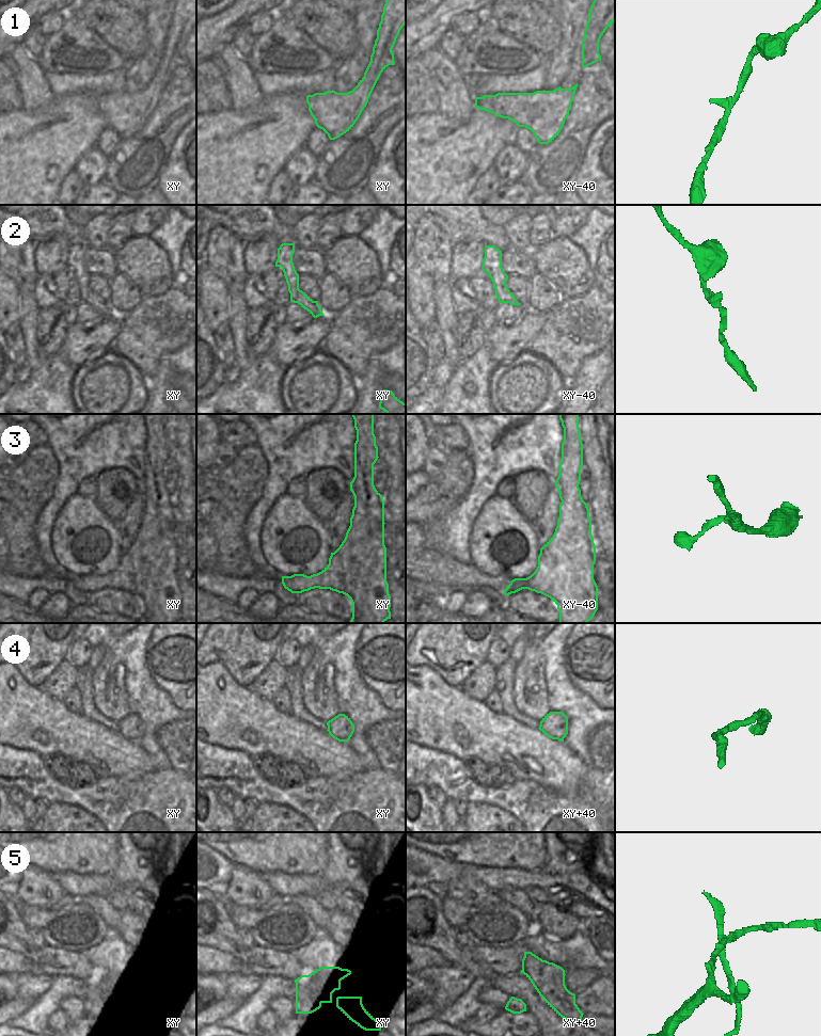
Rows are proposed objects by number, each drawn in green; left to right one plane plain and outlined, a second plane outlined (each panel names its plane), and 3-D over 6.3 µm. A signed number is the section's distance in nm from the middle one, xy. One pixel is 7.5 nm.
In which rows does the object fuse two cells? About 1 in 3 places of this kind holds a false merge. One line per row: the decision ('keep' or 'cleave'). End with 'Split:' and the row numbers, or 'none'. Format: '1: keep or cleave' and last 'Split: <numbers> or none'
1: keep
2: keep
3: keep
4: keep
5: cleave
Split: 5

